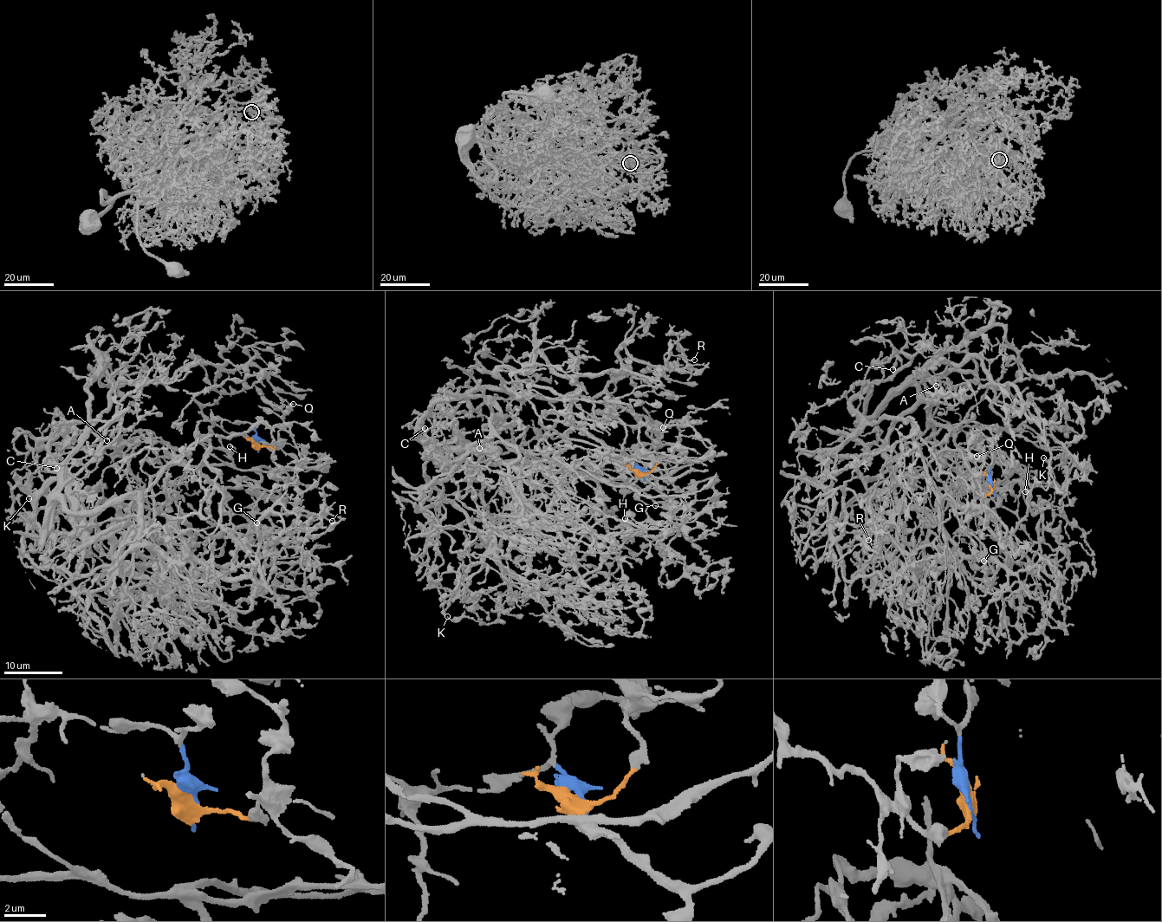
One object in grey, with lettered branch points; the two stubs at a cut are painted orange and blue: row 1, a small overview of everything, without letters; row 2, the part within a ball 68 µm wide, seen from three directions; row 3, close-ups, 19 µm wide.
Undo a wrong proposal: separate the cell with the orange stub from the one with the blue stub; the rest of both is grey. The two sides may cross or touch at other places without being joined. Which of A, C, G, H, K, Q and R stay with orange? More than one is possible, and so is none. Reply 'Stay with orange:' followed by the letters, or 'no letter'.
Stay with orange: A, C, G, Q

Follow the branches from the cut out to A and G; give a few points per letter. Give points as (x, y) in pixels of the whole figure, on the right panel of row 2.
A: (991, 486), (941, 469), (913, 418), (850, 401), (867, 388), (867, 417), (916, 382), (978, 384), (936, 386)
G: (991, 486), (980, 495), (941, 469), (912, 419), (929, 483), (984, 547), (988, 583), (983, 561)

